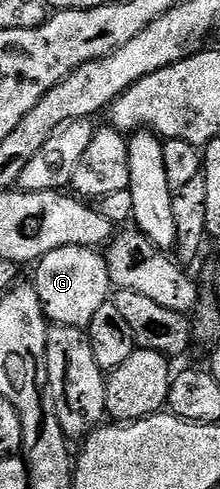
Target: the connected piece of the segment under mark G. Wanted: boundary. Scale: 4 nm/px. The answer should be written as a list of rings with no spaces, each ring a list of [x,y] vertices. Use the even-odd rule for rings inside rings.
[[[60,247],[44,255],[33,266],[32,284],[46,312],[47,322],[68,329],[82,329],[89,326],[92,315],[107,304],[112,293],[110,276],[106,270],[103,254],[97,249],[84,247]]]

